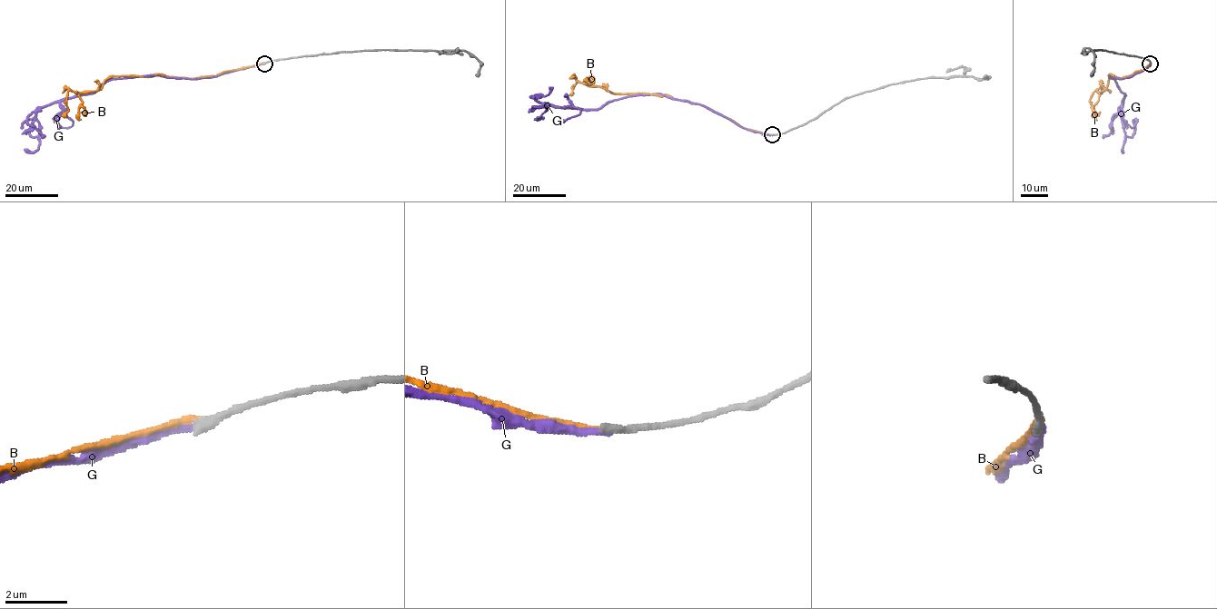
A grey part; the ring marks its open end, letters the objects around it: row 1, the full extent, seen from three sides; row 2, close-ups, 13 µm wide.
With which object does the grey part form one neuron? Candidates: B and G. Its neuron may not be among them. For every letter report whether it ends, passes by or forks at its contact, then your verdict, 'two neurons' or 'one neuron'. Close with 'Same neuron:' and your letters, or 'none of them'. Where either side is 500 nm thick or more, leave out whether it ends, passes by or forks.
B: it ends; two neurons
G: it ends; two neurons
Same neuron: none of them

